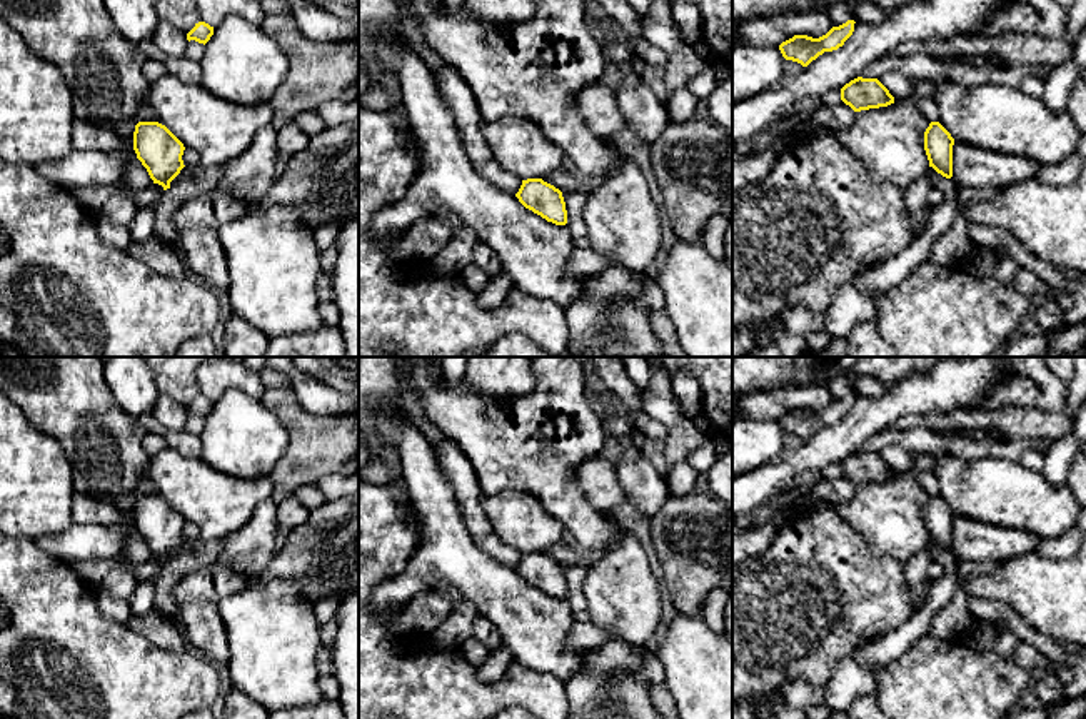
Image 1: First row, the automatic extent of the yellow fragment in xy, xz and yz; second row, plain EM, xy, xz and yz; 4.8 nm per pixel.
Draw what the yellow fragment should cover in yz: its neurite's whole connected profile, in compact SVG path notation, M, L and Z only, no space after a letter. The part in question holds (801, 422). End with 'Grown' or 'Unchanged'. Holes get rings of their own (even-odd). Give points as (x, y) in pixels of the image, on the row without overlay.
M847 394L839 400L832 400L826 409L812 412L807 409L794 409L792 412L782 415L779 424L786 434L792 434L807 440L824 425L837 424L854 405L854 394Z. Unchanged

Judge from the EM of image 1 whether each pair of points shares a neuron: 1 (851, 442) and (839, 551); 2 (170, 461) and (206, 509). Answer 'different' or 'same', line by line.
1: different
2: same

